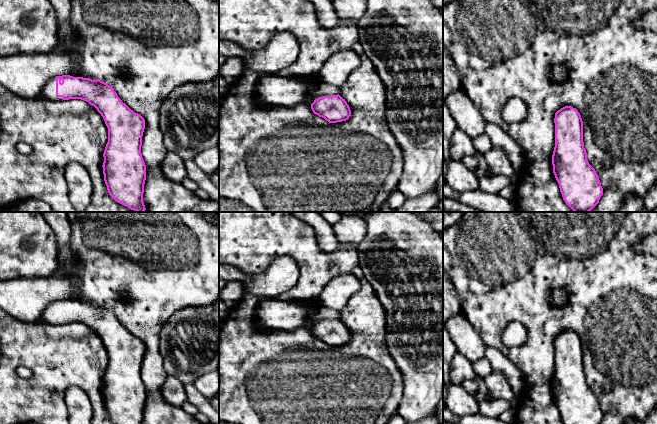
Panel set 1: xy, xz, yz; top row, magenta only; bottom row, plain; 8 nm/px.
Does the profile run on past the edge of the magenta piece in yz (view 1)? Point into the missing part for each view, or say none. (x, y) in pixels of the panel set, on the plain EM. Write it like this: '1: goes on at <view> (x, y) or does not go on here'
1: does not go on here

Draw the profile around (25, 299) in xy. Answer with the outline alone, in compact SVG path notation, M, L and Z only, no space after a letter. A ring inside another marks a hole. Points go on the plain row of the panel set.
M40 212L54 231L59 245L59 269L51 276L39 278L0 279L0 307L13 318L36 322L53 301L81 299L71 277L77 257L70 246L72 225L68 212Z

